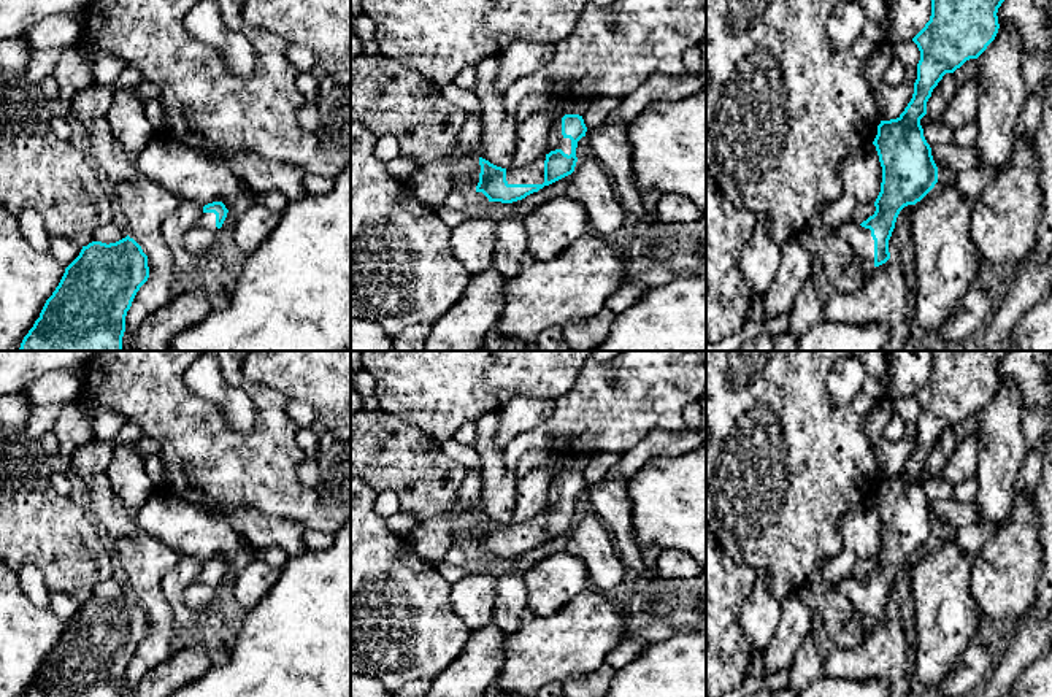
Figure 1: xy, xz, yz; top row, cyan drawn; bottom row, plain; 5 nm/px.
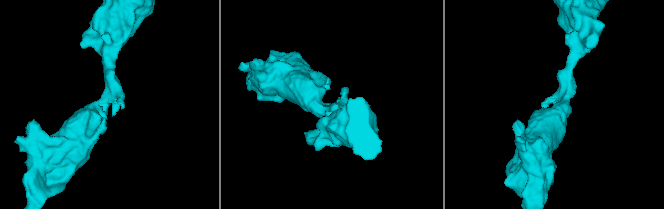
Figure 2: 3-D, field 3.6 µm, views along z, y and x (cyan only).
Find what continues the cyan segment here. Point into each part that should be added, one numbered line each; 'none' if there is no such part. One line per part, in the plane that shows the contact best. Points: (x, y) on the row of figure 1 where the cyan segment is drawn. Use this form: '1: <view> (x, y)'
1: xz (533, 173)

